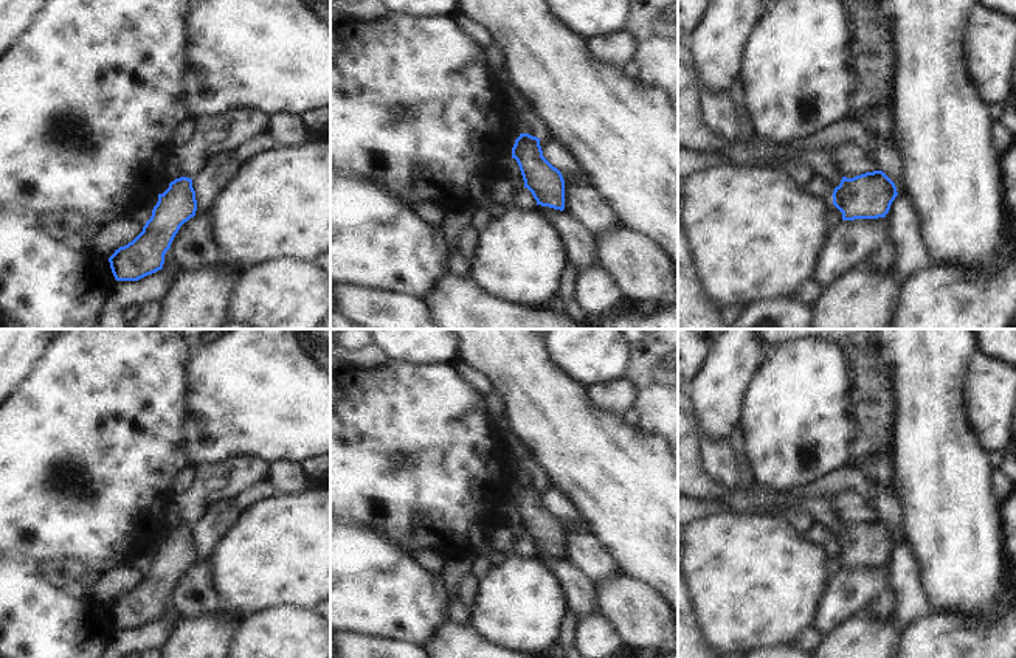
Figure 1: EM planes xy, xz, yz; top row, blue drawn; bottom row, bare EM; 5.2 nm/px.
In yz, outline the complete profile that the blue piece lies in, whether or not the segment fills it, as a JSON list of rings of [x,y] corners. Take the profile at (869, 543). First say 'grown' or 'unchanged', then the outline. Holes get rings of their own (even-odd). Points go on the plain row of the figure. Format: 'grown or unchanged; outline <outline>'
grown; outline [[[807,494],[797,503],[831,529],[833,552],[842,560],[842,568],[886,565],[898,543],[895,531],[883,518],[844,525],[825,495]]]

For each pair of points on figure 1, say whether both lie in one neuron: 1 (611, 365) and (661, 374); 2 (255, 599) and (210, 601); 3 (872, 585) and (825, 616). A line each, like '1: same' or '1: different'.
1: different
2: different
3: same

